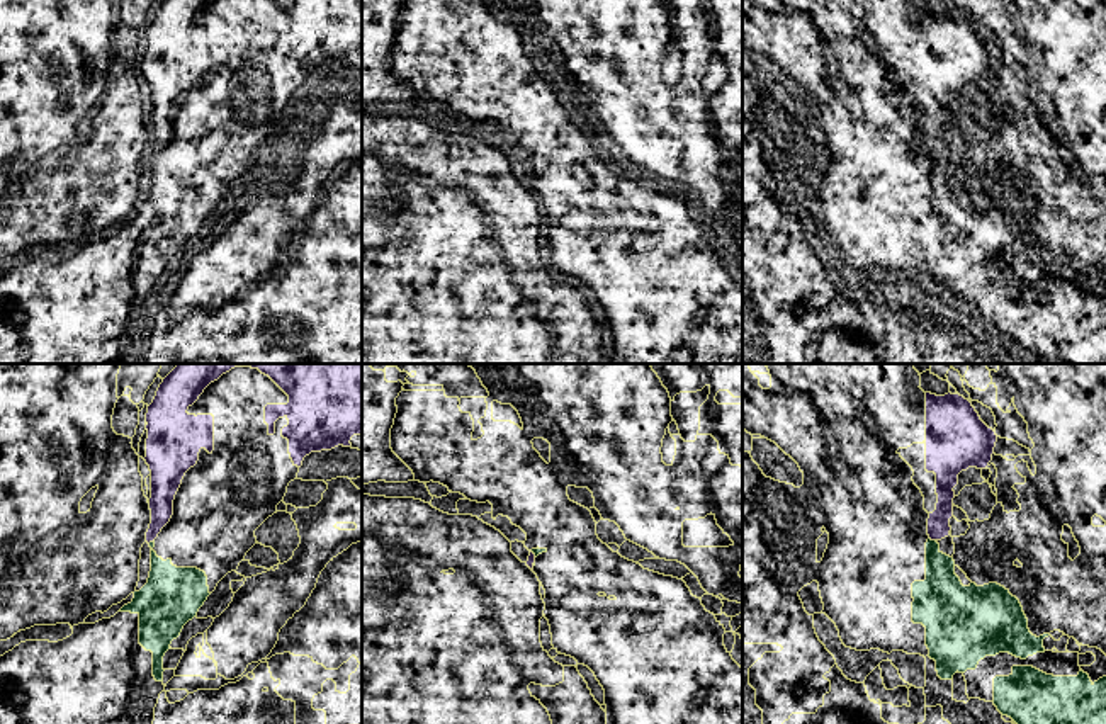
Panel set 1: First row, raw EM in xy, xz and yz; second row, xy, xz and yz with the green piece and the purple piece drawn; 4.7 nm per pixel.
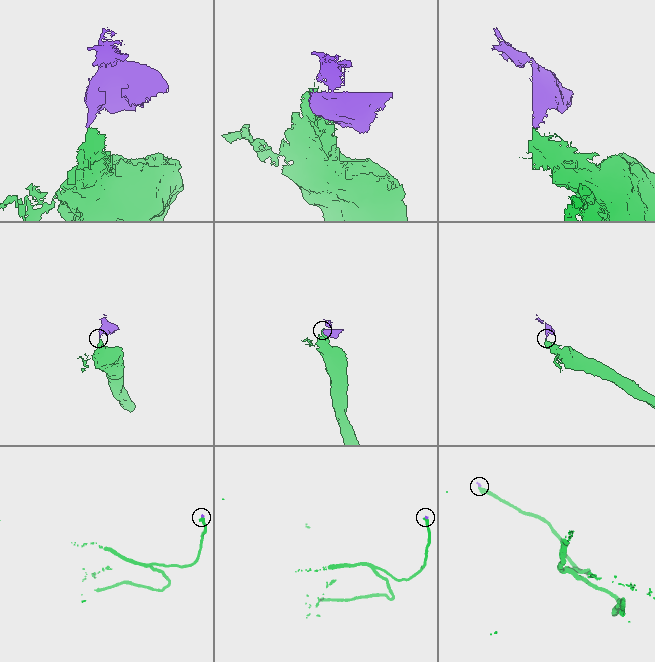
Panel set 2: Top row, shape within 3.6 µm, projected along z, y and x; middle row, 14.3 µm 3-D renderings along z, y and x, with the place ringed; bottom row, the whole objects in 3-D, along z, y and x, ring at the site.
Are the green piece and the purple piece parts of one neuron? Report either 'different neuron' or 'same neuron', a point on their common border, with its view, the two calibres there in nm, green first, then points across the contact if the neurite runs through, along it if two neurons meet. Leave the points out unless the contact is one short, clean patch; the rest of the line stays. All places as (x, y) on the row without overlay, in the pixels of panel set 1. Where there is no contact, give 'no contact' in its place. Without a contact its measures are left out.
same neuron; meets green in yz at (933, 160); 200 nm thick on the green side, 110 nm on the other; runs through yz (942, 211), (933, 160), (938, 143)

